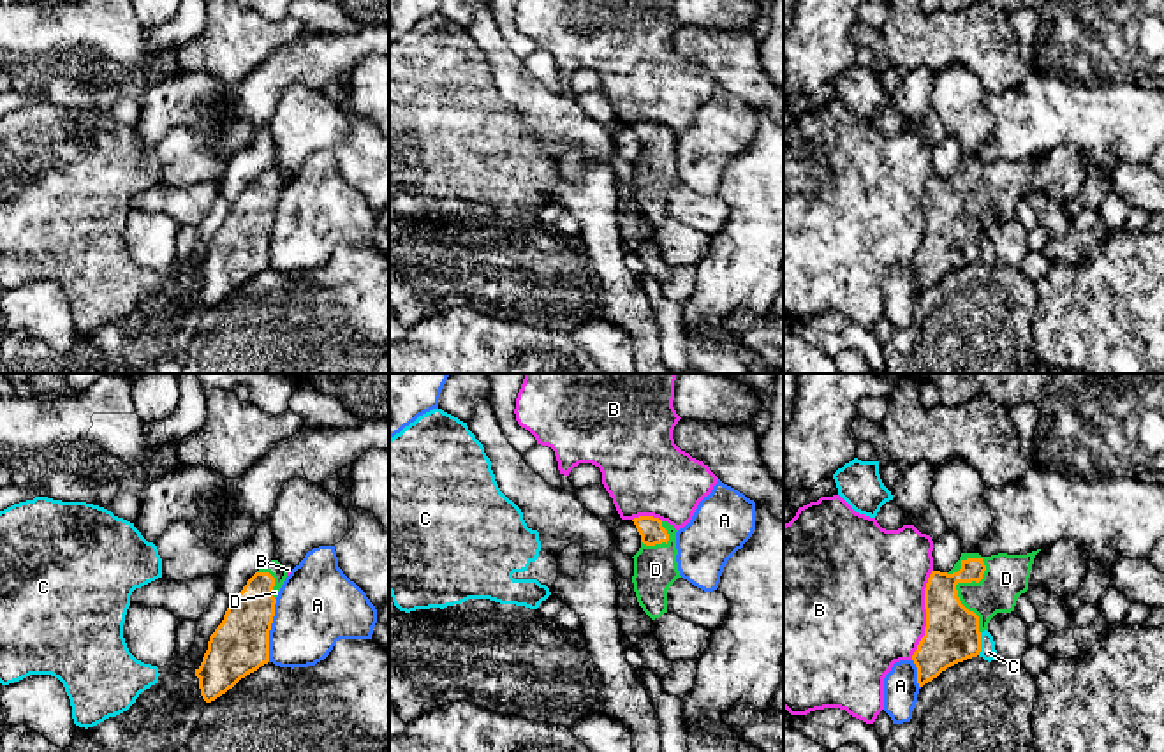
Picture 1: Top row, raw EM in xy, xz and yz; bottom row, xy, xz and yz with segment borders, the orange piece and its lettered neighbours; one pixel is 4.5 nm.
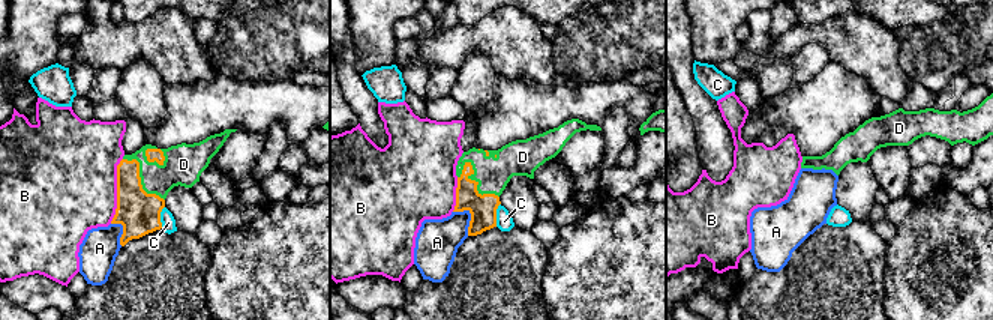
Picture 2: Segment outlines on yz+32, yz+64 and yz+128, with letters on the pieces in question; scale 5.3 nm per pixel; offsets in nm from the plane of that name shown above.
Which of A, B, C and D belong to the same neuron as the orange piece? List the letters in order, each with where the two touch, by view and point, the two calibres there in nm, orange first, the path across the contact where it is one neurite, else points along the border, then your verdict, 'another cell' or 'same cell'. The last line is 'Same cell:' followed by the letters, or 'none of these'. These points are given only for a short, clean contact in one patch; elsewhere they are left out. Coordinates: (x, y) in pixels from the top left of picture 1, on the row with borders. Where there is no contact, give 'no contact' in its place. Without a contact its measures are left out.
A: contact xy (270, 629); calibres 280 and 380 nm; another cell
B: contact yz (927, 615); calibres 260 and 480 nm; another cell
C: contact yz (979, 643); calibres 260 and 70 nm; border yz (981, 633), (981, 650), (978, 654); another cell
D: contact yz (960, 582); calibres 260 and 200 nm; same cell
Same cell: D

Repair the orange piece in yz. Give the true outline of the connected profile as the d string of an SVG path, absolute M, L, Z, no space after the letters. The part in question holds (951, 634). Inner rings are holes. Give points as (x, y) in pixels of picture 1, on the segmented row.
M1039 551L1027 555L998 553L991 557L961 553L949 572L932 571L925 588L925 636L912 655L919 687L937 678L947 667L979 655L981 634L988 630L990 620L997 613L1014 611L1018 597L1028 590L1032 564Z

